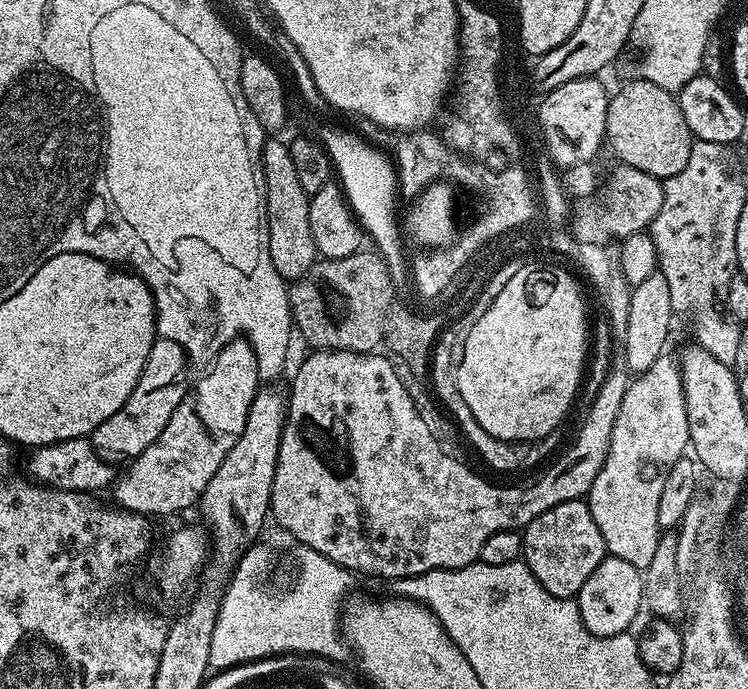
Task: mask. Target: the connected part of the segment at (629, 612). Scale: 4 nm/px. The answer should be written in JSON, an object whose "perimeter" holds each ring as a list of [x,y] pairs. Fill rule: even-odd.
{"perimeter":[[[605,555],[598,570],[594,570],[594,574],[590,574],[590,578],[586,578],[582,590],[574,599],[582,614],[582,622],[586,622],[586,630],[590,630],[590,634],[613,636],[627,632],[633,627],[631,624],[635,622],[636,615],[639,614],[640,610],[642,612],[642,605],[645,603],[644,578],[641,569],[630,566],[630,562],[622,562],[622,558],[617,556]]]}

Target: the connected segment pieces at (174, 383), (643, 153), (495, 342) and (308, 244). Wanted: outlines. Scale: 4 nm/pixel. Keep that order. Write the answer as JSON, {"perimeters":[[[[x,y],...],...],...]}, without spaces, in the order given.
{"perimeters":[[[[158,338],[150,350],[150,358],[146,358],[146,366],[142,370],[142,378],[138,378],[138,386],[126,398],[124,408],[118,414],[110,414],[102,426],[92,431],[90,437],[96,457],[105,462],[131,462],[136,459],[162,430],[166,430],[166,422],[170,422],[170,414],[178,410],[178,406],[189,395],[190,380],[188,384],[188,368],[190,361],[188,355],[178,346],[178,342],[170,342]]],[[[643,78],[632,80],[621,86],[617,92],[611,93],[608,102],[608,117],[606,118],[606,142],[617,157],[619,163],[634,166],[634,170],[642,170],[651,176],[657,176],[661,182],[669,180],[686,162],[690,162],[690,150],[693,142],[690,126],[686,126],[686,118],[682,118],[680,101],[673,93],[661,86],[656,86]]],[[[520,272],[500,292],[496,304],[490,305],[486,314],[474,322],[456,381],[462,402],[470,406],[470,414],[478,418],[478,426],[486,434],[499,440],[533,442],[550,435],[563,422],[584,372],[584,343],[588,340],[584,310],[586,300],[576,300],[576,288],[572,288],[572,280],[564,272]]],[[[280,138],[265,139],[262,150],[262,170],[264,171],[264,189],[268,203],[268,233],[270,234],[270,262],[274,262],[274,270],[285,282],[303,280],[309,270],[315,266],[318,253],[314,246],[314,234],[310,234],[310,206],[306,190],[298,182],[298,173],[294,170],[294,158],[290,158],[290,150]]]]}

